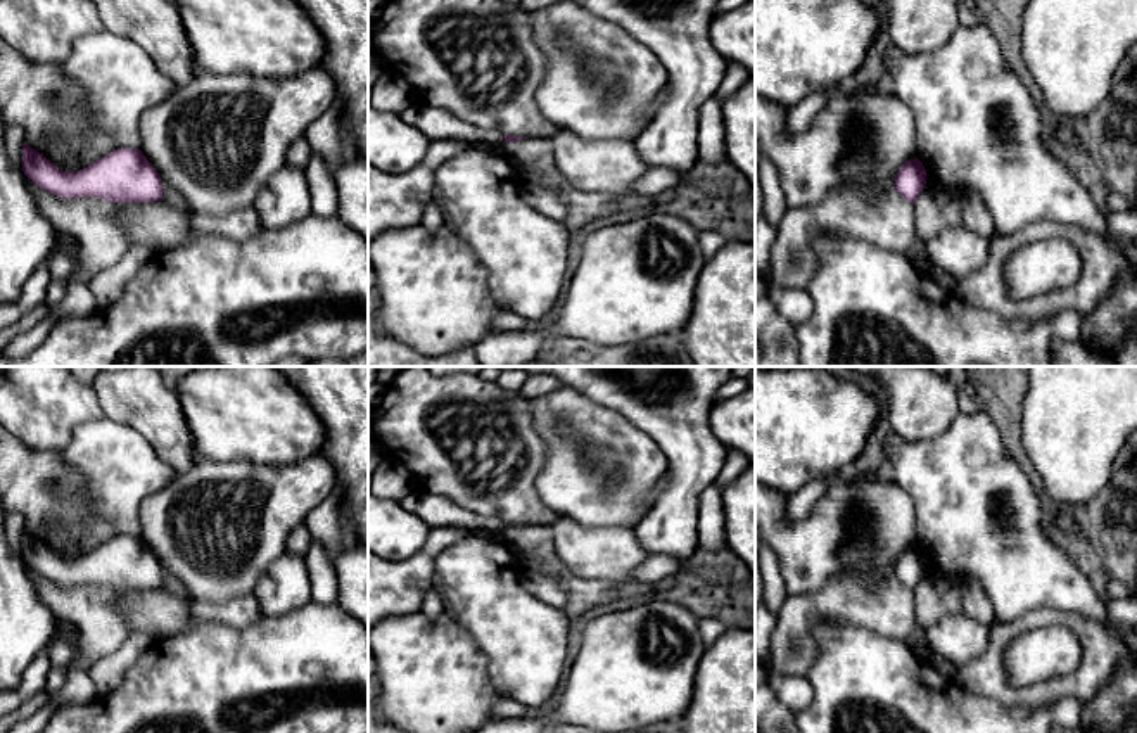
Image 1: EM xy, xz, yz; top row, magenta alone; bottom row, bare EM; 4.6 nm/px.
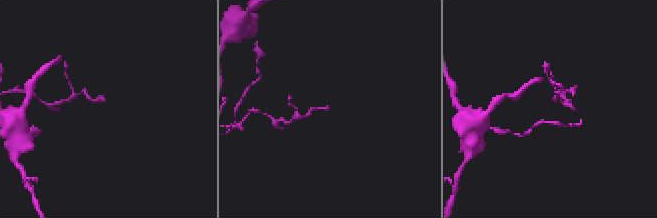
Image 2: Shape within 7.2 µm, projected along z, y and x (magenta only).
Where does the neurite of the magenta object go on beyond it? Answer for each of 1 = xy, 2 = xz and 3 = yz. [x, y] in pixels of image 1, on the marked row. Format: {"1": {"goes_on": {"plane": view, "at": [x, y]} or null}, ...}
{"1": {"goes_on": null}, "2": {"goes_on": null}, "3": {"goes_on": null}}

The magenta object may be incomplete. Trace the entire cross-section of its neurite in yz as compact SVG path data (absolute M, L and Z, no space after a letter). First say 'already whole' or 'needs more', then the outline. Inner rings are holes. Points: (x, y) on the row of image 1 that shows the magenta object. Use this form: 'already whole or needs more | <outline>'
already whole | M918 157L905 161L895 176L893 187L905 201L914 204L926 187L926 169L923 163Z

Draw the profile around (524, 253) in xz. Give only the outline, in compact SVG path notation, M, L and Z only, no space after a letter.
M468 145L434 169L434 202L472 249L494 299L530 322L562 303L570 232L525 202L524 176L505 152Z

